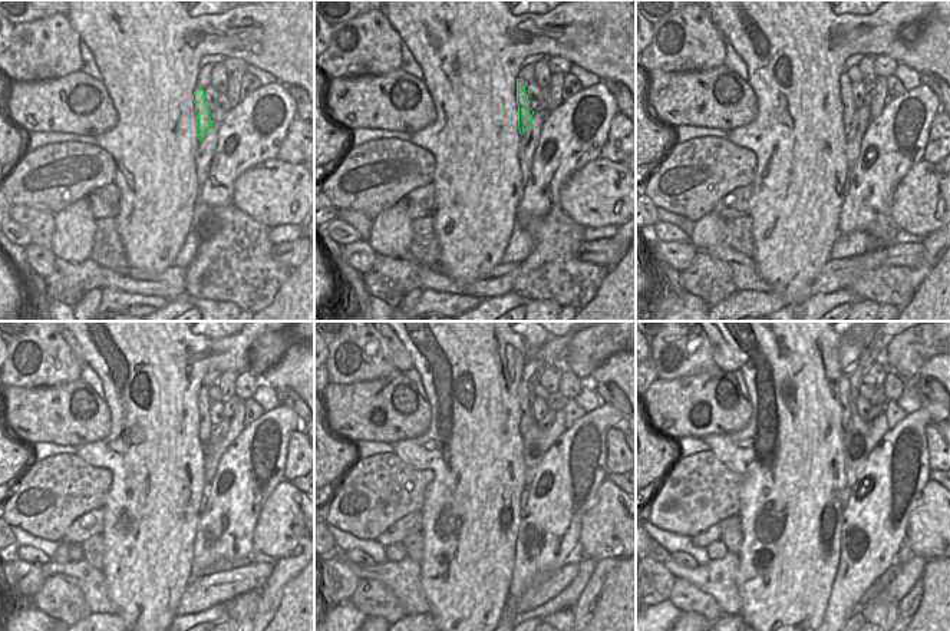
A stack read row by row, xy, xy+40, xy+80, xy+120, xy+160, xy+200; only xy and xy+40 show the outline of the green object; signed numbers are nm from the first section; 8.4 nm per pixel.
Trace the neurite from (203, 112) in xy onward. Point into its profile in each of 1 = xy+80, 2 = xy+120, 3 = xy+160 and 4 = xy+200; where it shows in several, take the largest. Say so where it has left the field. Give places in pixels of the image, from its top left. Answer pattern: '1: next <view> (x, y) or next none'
1: next xy+80 (845, 93)
2: next xy+120 (205, 428)
3: next xy+160 (525, 418)
4: next xy+200 (844, 382)

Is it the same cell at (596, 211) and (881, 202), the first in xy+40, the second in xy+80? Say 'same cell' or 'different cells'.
different cells

